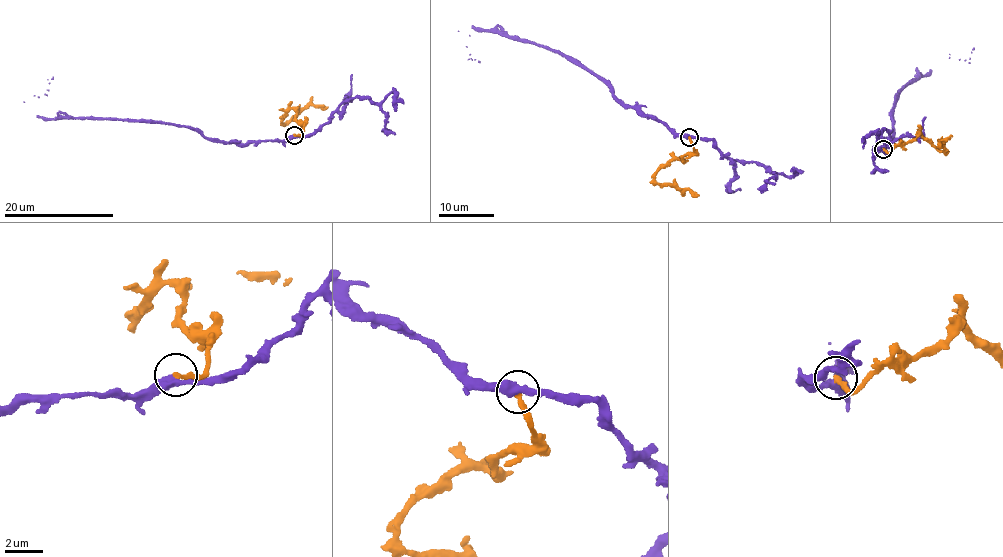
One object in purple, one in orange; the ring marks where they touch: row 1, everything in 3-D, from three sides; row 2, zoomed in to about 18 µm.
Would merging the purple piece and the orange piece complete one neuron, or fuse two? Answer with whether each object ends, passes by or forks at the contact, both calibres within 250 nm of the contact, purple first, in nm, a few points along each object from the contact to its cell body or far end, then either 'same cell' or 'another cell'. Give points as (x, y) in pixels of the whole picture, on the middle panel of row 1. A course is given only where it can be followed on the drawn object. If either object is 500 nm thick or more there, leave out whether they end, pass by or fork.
purple passes by; orange ends there; 400 nm thick on the purple side, 280 nm on the other; purple runs (689, 137), (671, 132), (660, 121), (622, 106), (608, 85), (544, 47), (473, 27), (468, 58), (480, 63); orange runs (689, 137), (693, 151), (683, 161), (671, 160), (656, 172), (655, 180), (698, 196); same cell

